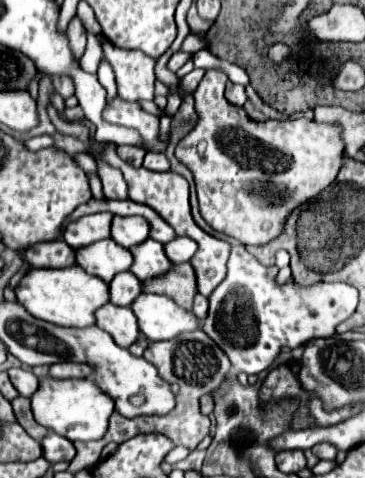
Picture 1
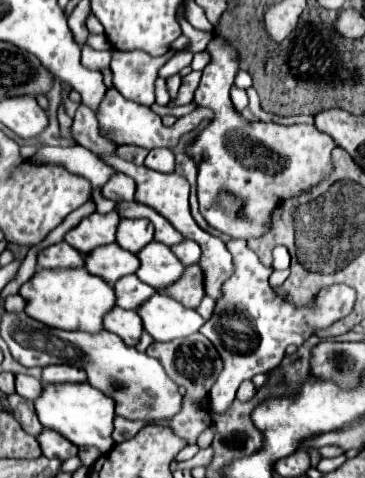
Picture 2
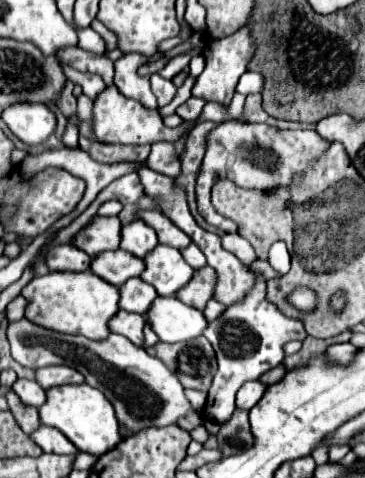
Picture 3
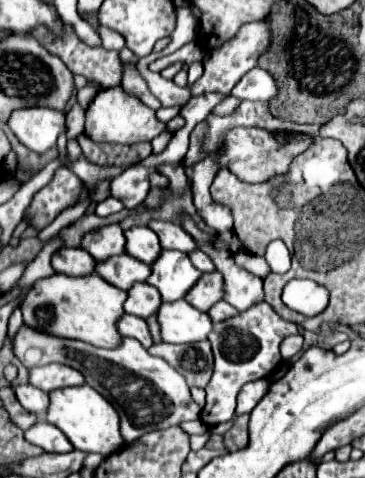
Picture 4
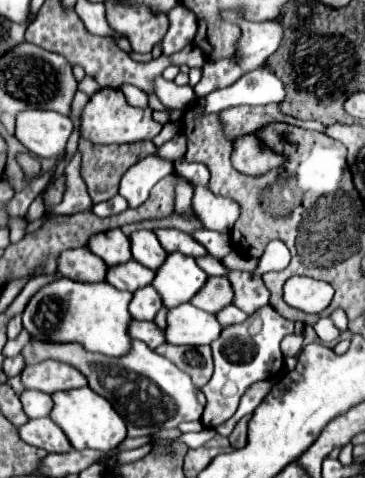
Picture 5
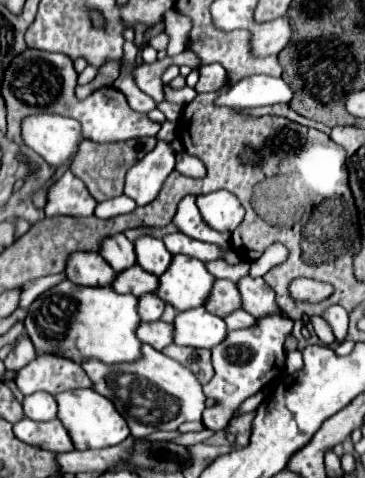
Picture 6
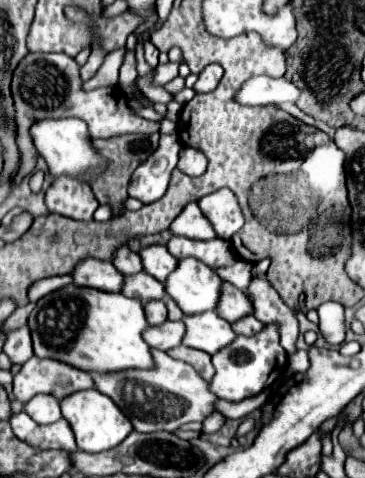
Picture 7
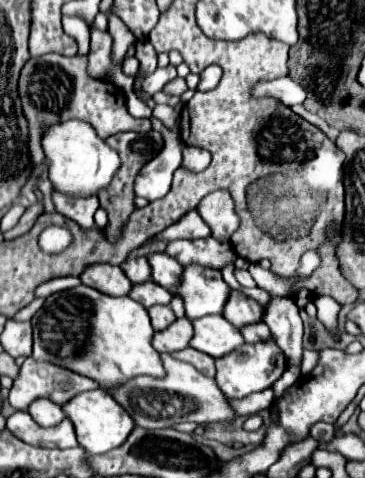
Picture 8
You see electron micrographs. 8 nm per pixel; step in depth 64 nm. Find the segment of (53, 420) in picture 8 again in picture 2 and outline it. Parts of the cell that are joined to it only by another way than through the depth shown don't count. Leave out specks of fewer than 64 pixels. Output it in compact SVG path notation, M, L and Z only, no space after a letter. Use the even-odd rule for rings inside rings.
M16 374L16 392L26 400L36 402L36 398L40 398L42 392L42 382L26 374Z

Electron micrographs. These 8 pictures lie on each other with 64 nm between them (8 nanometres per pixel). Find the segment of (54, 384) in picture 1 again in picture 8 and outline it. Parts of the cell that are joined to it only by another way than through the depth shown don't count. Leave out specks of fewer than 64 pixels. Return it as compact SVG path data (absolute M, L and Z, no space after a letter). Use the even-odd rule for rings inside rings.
M102 388L78 394L76 398L70 400L70 404L64 404L62 410L72 420L74 428L76 428L78 444L94 456L106 454L106 452L118 448L120 444L124 444L128 434L134 430L134 420L128 416L128 412L124 412L124 408Z

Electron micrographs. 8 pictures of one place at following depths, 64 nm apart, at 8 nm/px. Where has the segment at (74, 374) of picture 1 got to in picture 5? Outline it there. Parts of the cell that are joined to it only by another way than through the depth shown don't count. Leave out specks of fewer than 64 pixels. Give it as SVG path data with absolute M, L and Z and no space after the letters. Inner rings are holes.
M44 360L38 364L30 364L22 370L20 378L26 390L38 390L46 394L88 386L88 380L80 370L60 360Z

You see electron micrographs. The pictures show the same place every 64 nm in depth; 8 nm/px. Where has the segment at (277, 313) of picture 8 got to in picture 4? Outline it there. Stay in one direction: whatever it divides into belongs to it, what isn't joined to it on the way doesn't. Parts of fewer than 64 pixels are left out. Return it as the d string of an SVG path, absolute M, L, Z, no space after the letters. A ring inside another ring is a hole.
M184 218L184 230L196 238L198 246L202 252L206 252L212 262L216 264L216 270L222 272L224 276L224 284L226 284L226 296L224 300L230 302L234 308L238 308L240 312L248 310L252 304L262 302L264 300L264 288L262 288L262 278L246 272L244 268L236 266L232 260L230 252L224 250L214 250L212 248L212 238L210 234L200 232L194 222L190 218Z

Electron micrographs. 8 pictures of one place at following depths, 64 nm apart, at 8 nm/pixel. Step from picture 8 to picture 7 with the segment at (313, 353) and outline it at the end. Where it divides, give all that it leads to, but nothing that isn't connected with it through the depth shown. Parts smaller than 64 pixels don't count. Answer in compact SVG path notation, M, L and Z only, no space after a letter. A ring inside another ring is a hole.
M298 350L294 356L290 356L290 360L288 360L288 366L290 366L294 372L300 372L300 374L304 374L304 372L310 368L308 350Z

